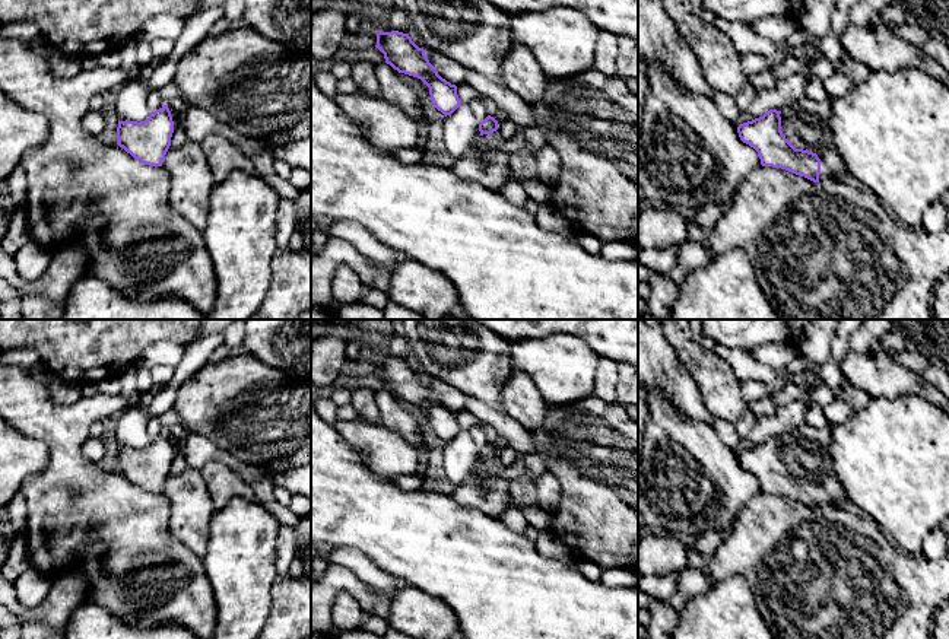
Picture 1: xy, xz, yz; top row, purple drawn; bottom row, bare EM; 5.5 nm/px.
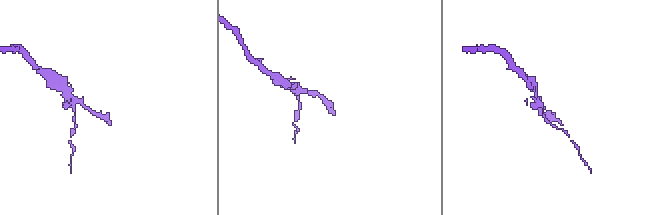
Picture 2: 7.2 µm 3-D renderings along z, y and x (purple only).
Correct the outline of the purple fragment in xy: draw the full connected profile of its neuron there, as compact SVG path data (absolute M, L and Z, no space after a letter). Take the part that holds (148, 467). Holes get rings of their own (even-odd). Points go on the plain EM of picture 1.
M164 432L145 448L118 448L117 471L145 492L162 493L172 460L172 442L168 432Z

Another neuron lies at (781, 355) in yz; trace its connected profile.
M788 341L762 343L749 353L759 363L777 369L787 369L800 355L797 344Z

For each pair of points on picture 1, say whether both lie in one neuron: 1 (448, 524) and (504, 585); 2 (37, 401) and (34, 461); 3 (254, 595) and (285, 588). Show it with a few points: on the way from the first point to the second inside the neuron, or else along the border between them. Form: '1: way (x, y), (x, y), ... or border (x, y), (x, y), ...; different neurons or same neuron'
1: way (457, 539), (489, 571); same neuron
2: border (15, 428), (47, 447), (48, 467), (43, 473); different neurons
3: border (278, 575), (270, 588), (270, 612), (263, 623); different neurons

